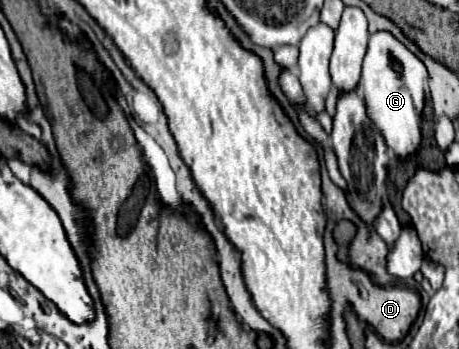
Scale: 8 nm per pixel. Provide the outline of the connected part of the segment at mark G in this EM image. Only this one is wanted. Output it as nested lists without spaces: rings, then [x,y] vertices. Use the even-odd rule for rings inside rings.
[[[389,31],[369,35],[369,49],[363,59],[363,75],[359,87],[363,91],[373,123],[381,127],[385,143],[399,155],[407,157],[421,143],[421,111],[430,94],[425,65]]]

